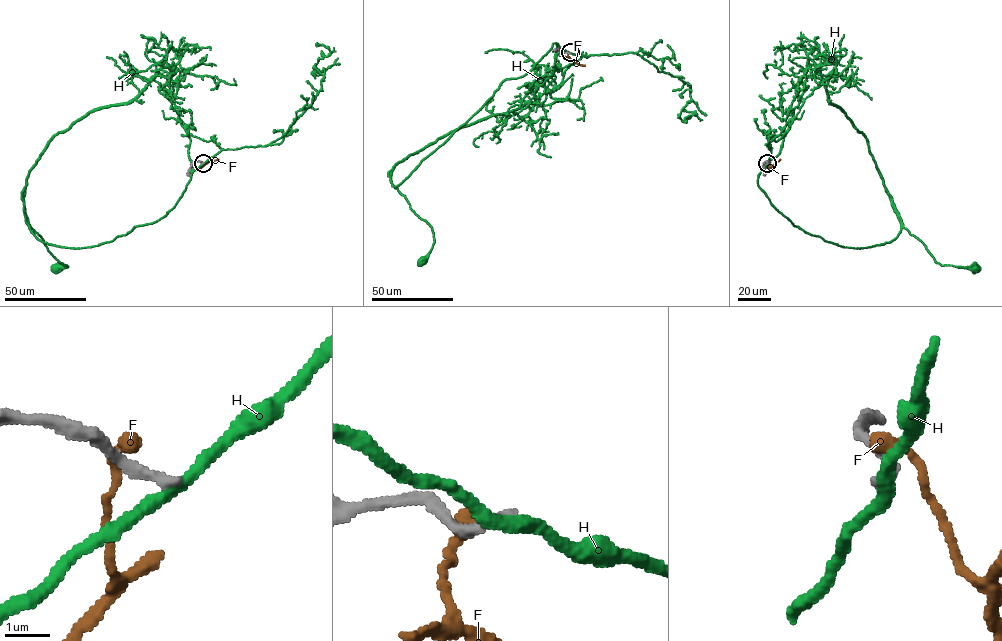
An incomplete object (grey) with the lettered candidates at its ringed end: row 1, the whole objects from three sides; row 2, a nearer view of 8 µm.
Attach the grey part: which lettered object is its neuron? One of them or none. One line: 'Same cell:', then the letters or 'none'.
Same cell: none

